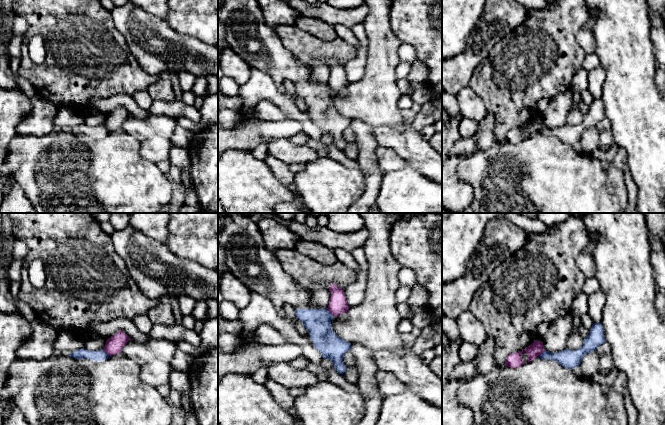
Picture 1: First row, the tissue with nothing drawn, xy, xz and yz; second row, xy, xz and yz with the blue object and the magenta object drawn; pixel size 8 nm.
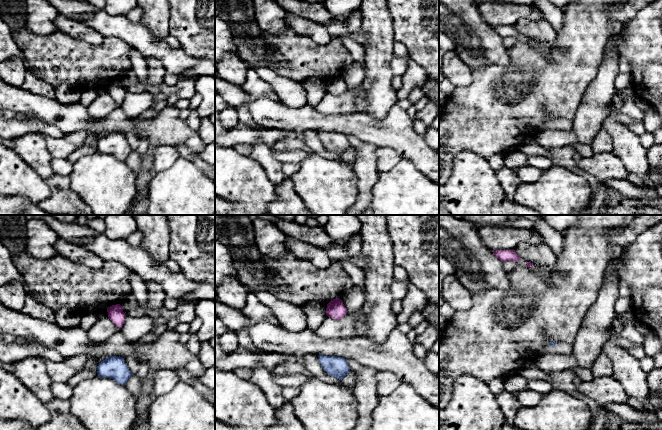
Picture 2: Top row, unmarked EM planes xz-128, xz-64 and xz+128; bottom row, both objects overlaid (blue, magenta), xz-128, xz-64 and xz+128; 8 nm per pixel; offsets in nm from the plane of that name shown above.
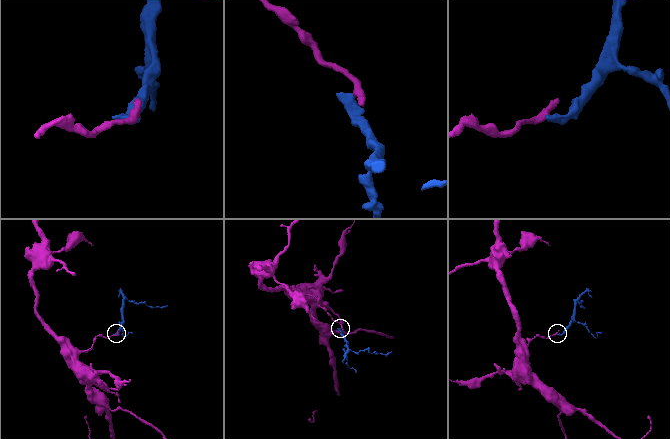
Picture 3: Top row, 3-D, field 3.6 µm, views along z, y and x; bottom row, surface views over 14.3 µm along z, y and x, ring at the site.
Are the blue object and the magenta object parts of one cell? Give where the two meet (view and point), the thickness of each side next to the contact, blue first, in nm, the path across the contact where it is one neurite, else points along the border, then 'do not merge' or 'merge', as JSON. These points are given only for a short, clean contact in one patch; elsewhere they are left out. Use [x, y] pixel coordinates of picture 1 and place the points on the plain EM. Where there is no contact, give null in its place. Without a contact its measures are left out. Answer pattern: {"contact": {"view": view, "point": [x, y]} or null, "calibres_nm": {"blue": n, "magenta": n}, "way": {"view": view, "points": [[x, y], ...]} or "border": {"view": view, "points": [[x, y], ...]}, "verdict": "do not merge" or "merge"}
{"contact": {"view": "xz", "point": [329, 88]}, "calibres_nm": {"blue": 200, "magenta": 140}, "border": {"view": "xz", "points": [[326, 84], [332, 91]]}, "verdict": "do not merge"}

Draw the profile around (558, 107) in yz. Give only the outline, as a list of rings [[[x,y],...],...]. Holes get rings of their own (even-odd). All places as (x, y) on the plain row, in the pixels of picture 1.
[[[573,91],[559,93],[549,100],[547,110],[543,115],[544,125],[549,128],[559,128],[566,125],[569,111],[575,106],[572,99]]]

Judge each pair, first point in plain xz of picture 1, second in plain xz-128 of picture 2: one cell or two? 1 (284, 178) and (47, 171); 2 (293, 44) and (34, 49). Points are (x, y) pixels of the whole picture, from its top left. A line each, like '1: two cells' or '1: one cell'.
1: one cell
2: one cell

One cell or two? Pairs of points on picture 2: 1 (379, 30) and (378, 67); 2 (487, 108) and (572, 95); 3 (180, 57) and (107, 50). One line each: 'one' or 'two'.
1: one
2: one
3: two

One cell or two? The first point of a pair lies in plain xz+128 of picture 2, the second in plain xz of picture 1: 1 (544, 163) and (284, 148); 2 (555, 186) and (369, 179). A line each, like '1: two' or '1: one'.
1: one
2: two

